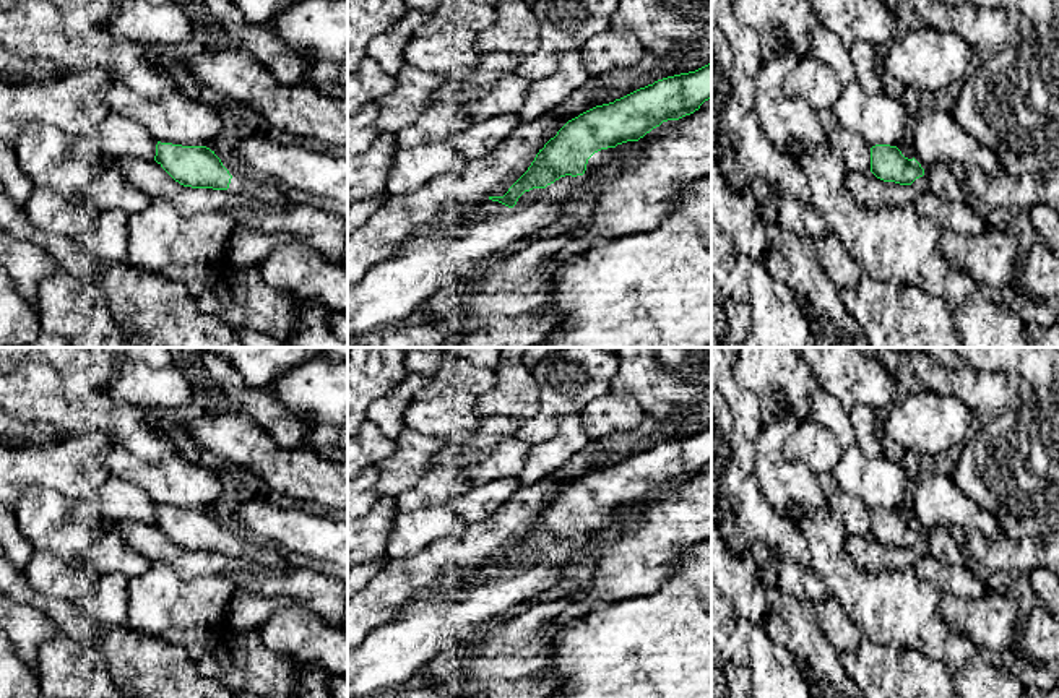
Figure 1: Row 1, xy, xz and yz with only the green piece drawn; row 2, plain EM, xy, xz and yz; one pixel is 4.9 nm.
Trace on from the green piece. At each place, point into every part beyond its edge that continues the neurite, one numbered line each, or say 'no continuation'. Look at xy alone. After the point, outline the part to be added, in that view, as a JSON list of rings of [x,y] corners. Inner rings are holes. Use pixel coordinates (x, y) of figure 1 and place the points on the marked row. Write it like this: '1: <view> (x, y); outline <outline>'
1: xy (246, 185); outline [[[250,174],[232,177],[227,190],[242,200],[252,196],[266,203],[273,203],[276,195],[274,187],[268,180]]]

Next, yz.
1: yz (942, 182); outline [[[934,164],[924,170],[929,192],[947,201],[965,201],[965,190],[950,170],[950,164]]]

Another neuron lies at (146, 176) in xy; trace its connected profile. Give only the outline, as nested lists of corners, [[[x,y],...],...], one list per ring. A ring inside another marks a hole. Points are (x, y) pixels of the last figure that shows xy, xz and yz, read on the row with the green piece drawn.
[[[154,159],[112,161],[127,182],[151,198],[164,198],[174,205],[182,216],[193,216],[203,211],[229,211],[244,200],[229,190],[192,188],[175,182]]]

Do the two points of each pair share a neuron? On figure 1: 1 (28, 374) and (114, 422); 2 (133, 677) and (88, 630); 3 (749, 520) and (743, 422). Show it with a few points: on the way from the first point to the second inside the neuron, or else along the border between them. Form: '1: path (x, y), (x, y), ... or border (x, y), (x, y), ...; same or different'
1: path (49, 395), (69, 414), (93, 414); same
2: path (127, 664), (101, 638); same
3: path (743, 495), (743, 447); same

